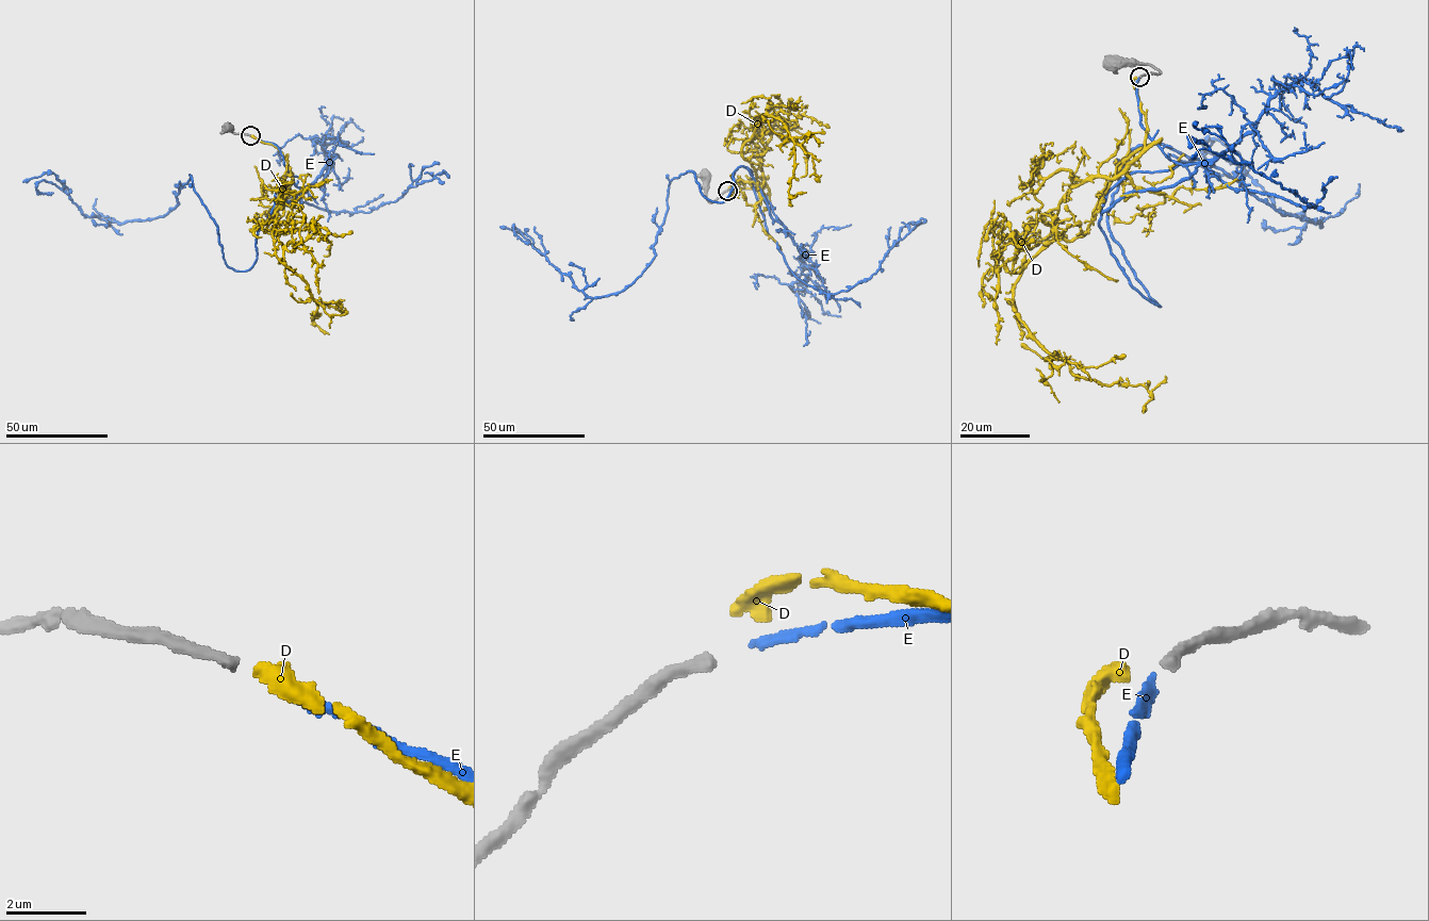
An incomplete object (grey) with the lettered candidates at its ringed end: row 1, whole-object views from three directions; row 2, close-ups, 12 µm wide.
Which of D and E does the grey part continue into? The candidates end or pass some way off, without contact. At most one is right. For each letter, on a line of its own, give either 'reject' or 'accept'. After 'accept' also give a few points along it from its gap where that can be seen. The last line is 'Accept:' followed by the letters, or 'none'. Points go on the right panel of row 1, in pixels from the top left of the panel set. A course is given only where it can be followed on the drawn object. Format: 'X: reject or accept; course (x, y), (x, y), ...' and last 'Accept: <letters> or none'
D: reject
E: accept; course (1138, 78), (1189, 176), (1099, 227), (1159, 306), (1107, 223), (1134, 148), (1320, 226), (1227, 174)
Accept: E

